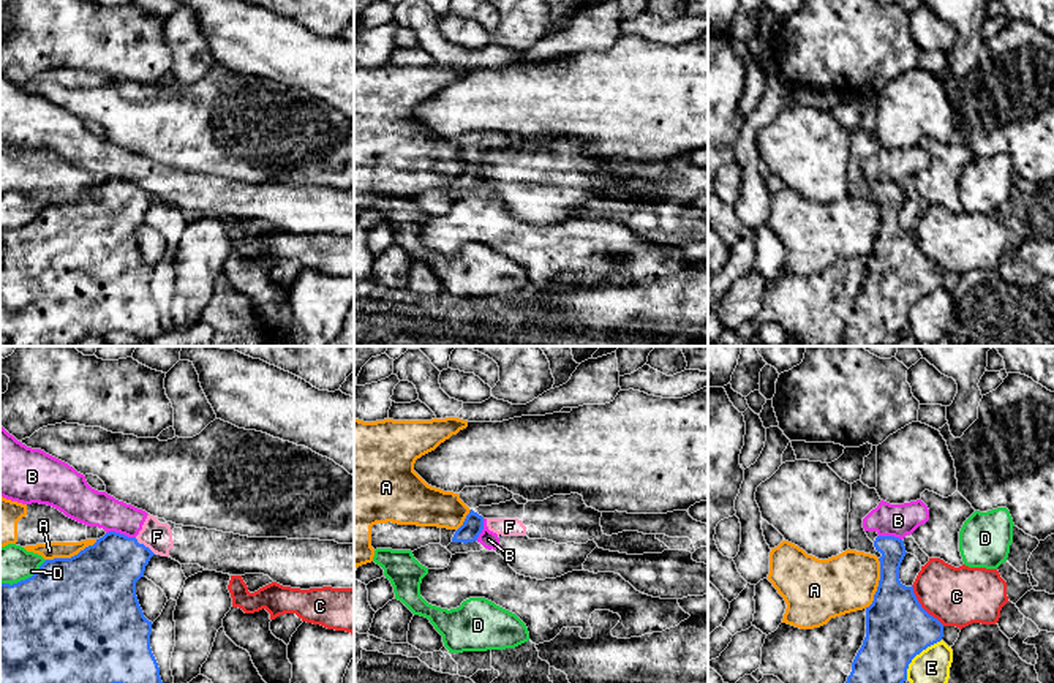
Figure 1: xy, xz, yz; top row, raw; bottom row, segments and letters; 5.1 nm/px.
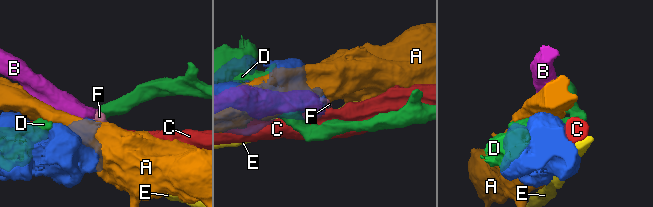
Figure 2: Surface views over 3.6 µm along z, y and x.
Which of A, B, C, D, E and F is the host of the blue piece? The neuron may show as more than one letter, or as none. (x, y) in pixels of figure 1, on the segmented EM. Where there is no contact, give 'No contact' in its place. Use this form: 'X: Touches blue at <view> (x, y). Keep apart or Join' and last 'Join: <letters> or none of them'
A: Touches blue at xy (71, 557). Keep apart
B: Touches blue at xy (119, 533). Keep apart
C: Touches blue at yz (922, 607). Keep apart
D: Touches blue at xy (22, 581). Keep apart
E: Touches blue at yz (917, 653). Keep apart
F: Touches blue at xy (147, 547). Keep apart
Join: none of them

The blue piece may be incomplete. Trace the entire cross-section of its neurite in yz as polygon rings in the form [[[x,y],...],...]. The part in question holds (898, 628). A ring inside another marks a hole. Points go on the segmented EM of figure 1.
[[[861,481],[852,484],[849,549],[875,555],[880,580],[874,601],[866,607],[866,637],[845,683],[904,683],[912,659],[943,637],[943,625],[918,602],[913,587],[899,580],[905,557],[904,541],[877,536],[872,542],[863,519],[879,506],[880,496]]]

